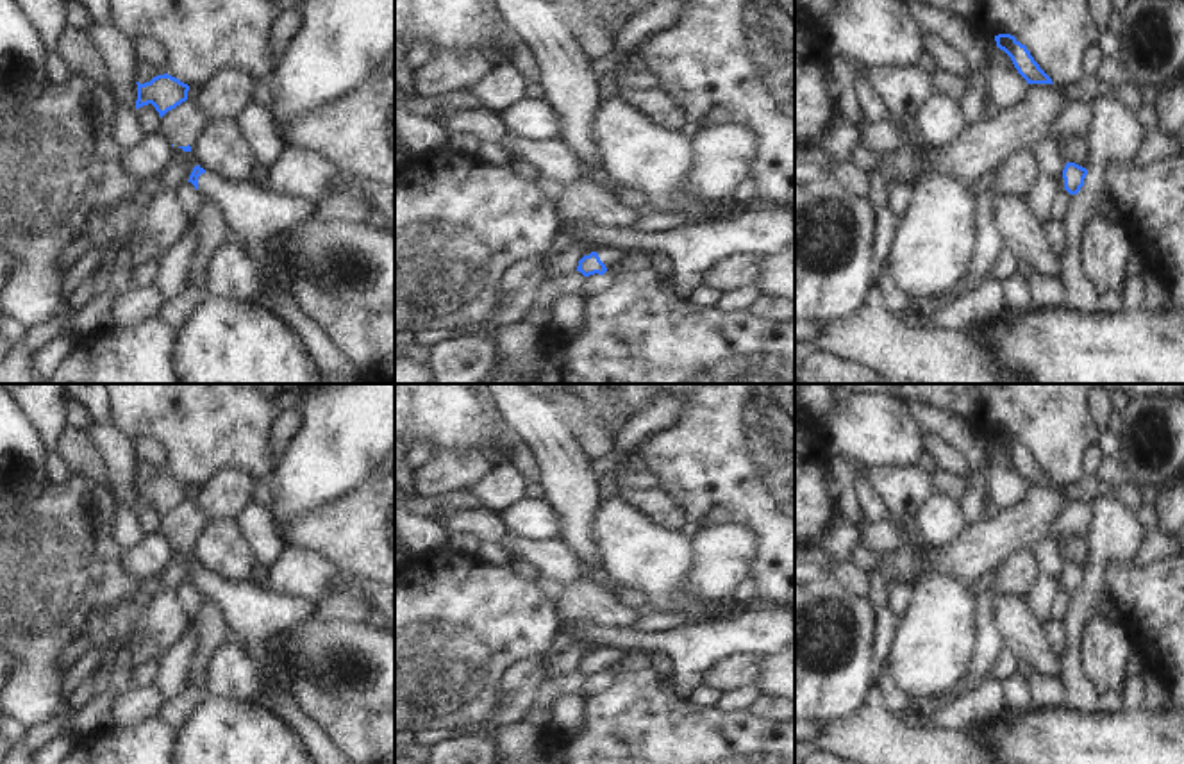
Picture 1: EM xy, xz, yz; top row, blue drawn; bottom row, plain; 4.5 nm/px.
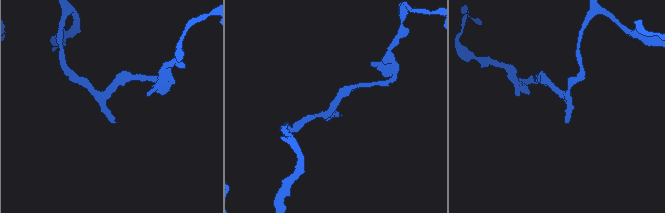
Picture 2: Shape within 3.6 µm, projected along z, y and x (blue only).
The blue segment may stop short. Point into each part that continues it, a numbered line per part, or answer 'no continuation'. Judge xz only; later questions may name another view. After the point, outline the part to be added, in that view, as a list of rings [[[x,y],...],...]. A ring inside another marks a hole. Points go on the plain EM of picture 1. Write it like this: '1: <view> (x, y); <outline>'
1: xz (609, 657); [[[598,648],[596,653],[600,660],[605,664],[605,668],[611,668],[621,659],[623,652],[611,650],[611,648]]]

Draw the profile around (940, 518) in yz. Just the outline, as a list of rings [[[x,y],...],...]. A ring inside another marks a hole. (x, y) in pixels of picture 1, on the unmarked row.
[[[934,493],[921,503],[916,512],[916,521],[920,525],[921,539],[930,548],[941,548],[954,543],[968,527],[961,503],[939,493]]]

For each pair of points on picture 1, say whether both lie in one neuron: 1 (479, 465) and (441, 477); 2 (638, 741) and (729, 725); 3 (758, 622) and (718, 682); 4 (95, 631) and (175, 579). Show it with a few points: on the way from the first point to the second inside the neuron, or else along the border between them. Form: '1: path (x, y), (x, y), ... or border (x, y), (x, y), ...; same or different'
1: path (470, 465), (450, 468); same
2: path (661, 741), (706, 741); same
3: border (756, 657), (727, 656), (700, 679); different
4: path (115, 623), (156, 582); same

